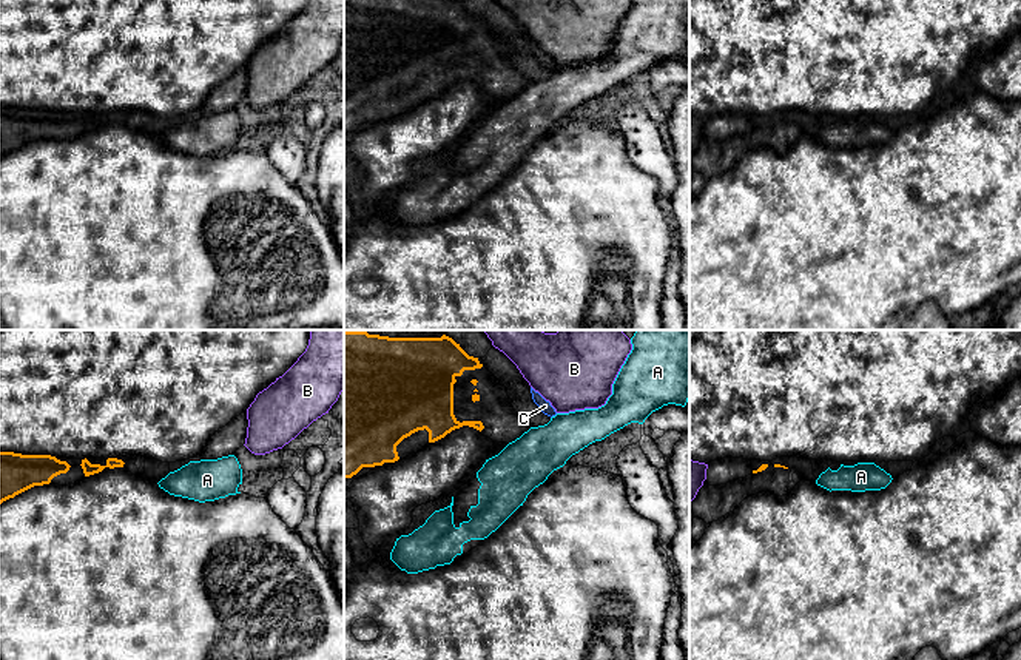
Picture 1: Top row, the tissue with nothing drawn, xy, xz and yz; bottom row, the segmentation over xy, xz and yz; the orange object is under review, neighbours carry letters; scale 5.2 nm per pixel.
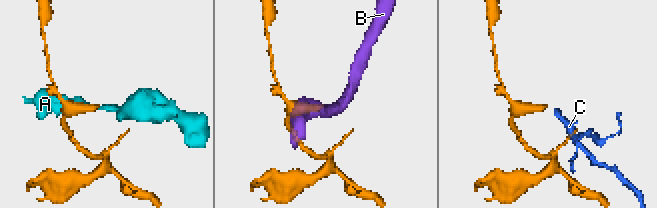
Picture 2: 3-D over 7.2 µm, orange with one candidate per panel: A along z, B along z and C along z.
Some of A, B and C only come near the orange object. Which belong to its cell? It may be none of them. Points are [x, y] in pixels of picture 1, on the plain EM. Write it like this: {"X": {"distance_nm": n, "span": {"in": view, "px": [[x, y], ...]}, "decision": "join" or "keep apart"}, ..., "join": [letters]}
{"A": {"distance_nm": 150, "span": {"in": "xz", "px": [[480, 85], [492, 111]]}, "decision": "keep apart"}, "B": {"distance_nm": 110, "span": {"in": "xz", "px": [[477, 13], [494, 0]]}, "decision": "keep apart"}, "C": {"distance_nm": 280, "span": {"in": "xz", "px": [[478, 50], [531, 47]]}, "decision": "join"}, "join": ["C"]}

